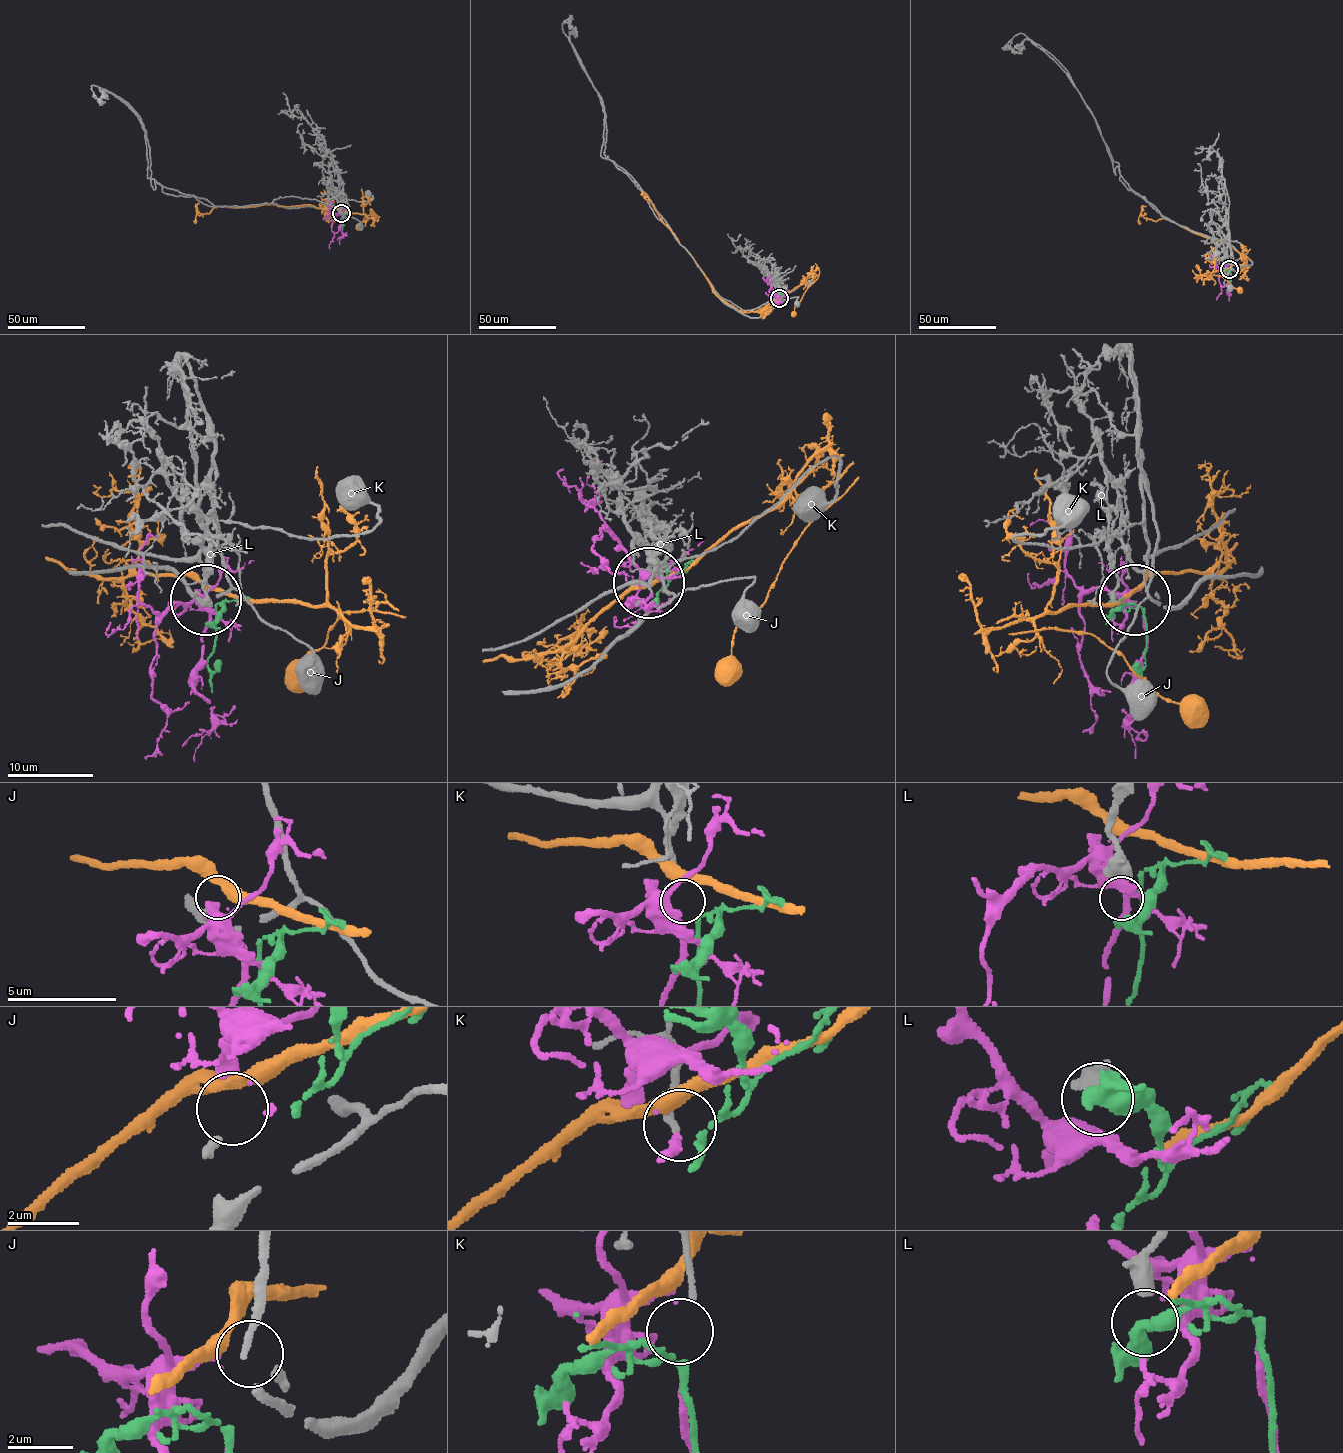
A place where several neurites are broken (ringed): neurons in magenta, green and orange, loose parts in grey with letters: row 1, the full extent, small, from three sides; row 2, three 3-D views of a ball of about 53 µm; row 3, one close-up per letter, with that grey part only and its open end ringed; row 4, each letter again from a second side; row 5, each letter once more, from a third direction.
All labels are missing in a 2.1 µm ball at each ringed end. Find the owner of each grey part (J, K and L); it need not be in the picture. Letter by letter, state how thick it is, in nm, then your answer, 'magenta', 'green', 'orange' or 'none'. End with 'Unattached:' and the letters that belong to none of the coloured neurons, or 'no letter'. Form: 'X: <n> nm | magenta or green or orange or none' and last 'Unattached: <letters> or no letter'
J: 280 nm | magenta
K: 180 nm | green
L: 600 nm | none
Unattached: L

